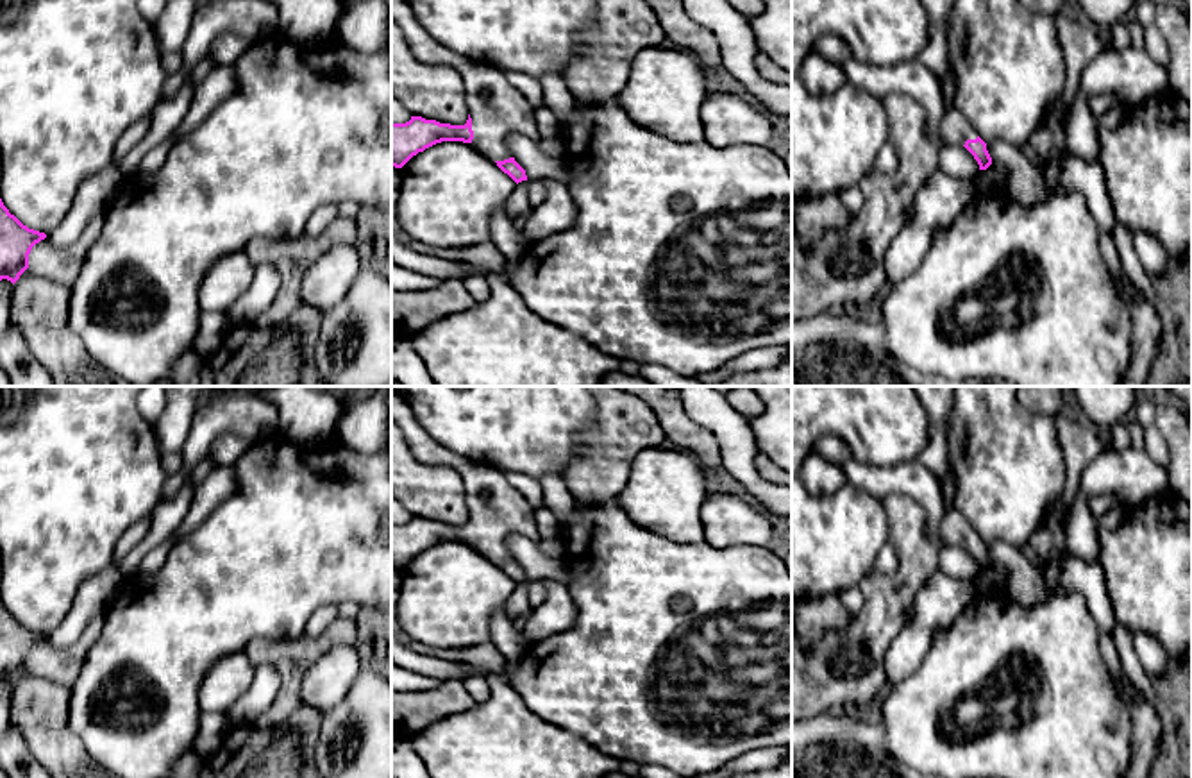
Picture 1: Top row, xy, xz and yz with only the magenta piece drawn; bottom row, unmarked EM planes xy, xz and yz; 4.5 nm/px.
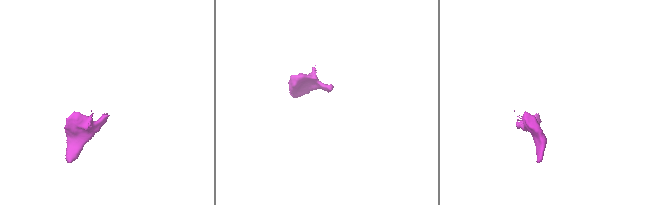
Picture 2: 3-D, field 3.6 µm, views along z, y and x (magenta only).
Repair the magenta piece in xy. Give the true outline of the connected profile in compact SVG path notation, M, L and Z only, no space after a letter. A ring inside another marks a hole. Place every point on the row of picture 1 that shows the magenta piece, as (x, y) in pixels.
M0 199L0 281L13 284L29 268L29 254L46 234L23 225Z

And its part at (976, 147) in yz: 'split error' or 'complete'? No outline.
split error

